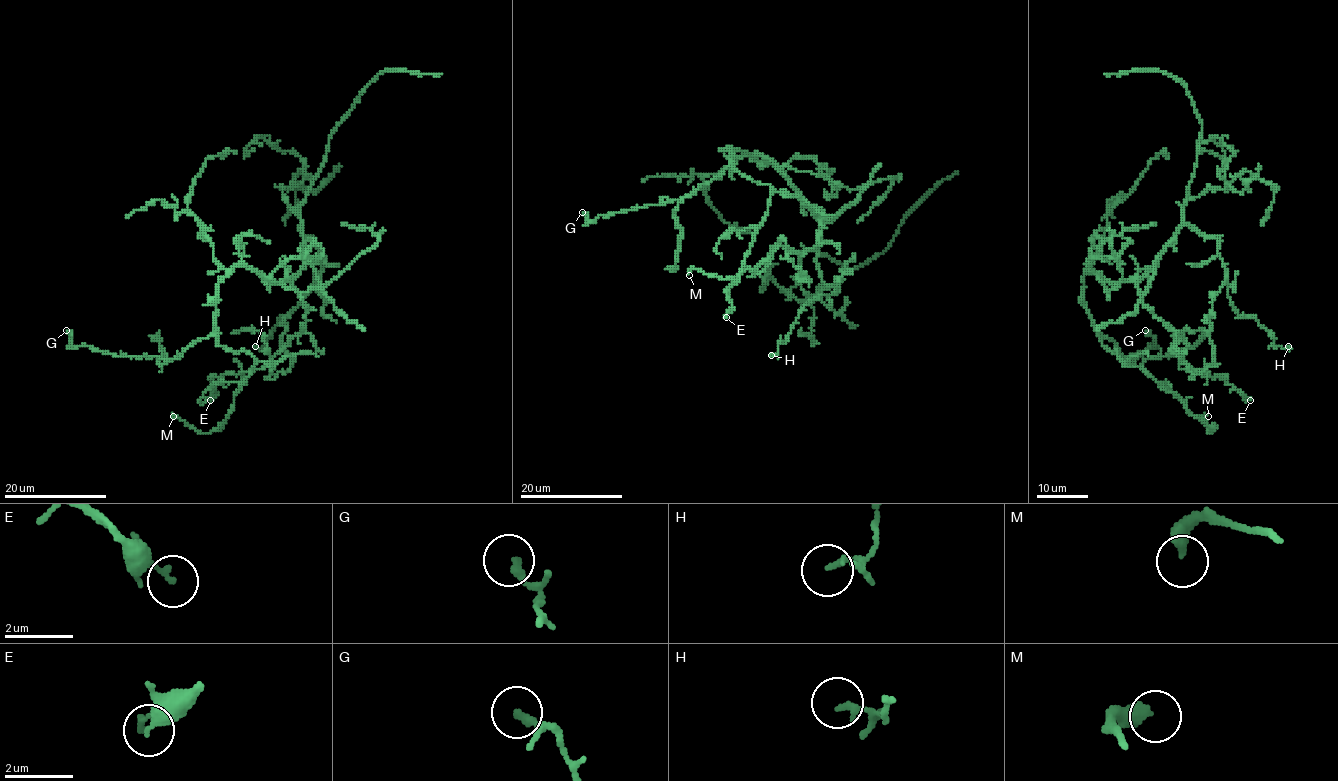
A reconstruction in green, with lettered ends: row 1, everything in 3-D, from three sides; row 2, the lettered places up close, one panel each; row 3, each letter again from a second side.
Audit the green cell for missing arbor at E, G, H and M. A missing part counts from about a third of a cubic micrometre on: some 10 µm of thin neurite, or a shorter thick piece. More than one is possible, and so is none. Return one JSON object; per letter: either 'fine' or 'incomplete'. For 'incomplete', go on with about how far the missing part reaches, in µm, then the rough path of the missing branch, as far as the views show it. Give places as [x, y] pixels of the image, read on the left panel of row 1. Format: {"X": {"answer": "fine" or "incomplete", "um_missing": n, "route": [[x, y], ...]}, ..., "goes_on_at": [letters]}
{"E": {"answer": "fine"}, "G": {"answer": "fine"}, "H": {"answer": "fine"}, "M": {"answer": "fine"}, "goes_on_at": []}

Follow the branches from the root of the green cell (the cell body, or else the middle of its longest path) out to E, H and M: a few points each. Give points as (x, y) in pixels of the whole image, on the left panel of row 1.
E: (278, 281), (287, 280), (305, 303), (306, 323), (261, 368), (215, 376), (211, 385), (216, 394), (210, 400)
H: (278, 281), (304, 264), (302, 225), (319, 250), (322, 273), (265, 345), (255, 346)
M: (278, 281), (237, 266), (219, 284), (216, 343), (248, 352), (255, 364), (218, 429), (203, 434), (173, 416)

